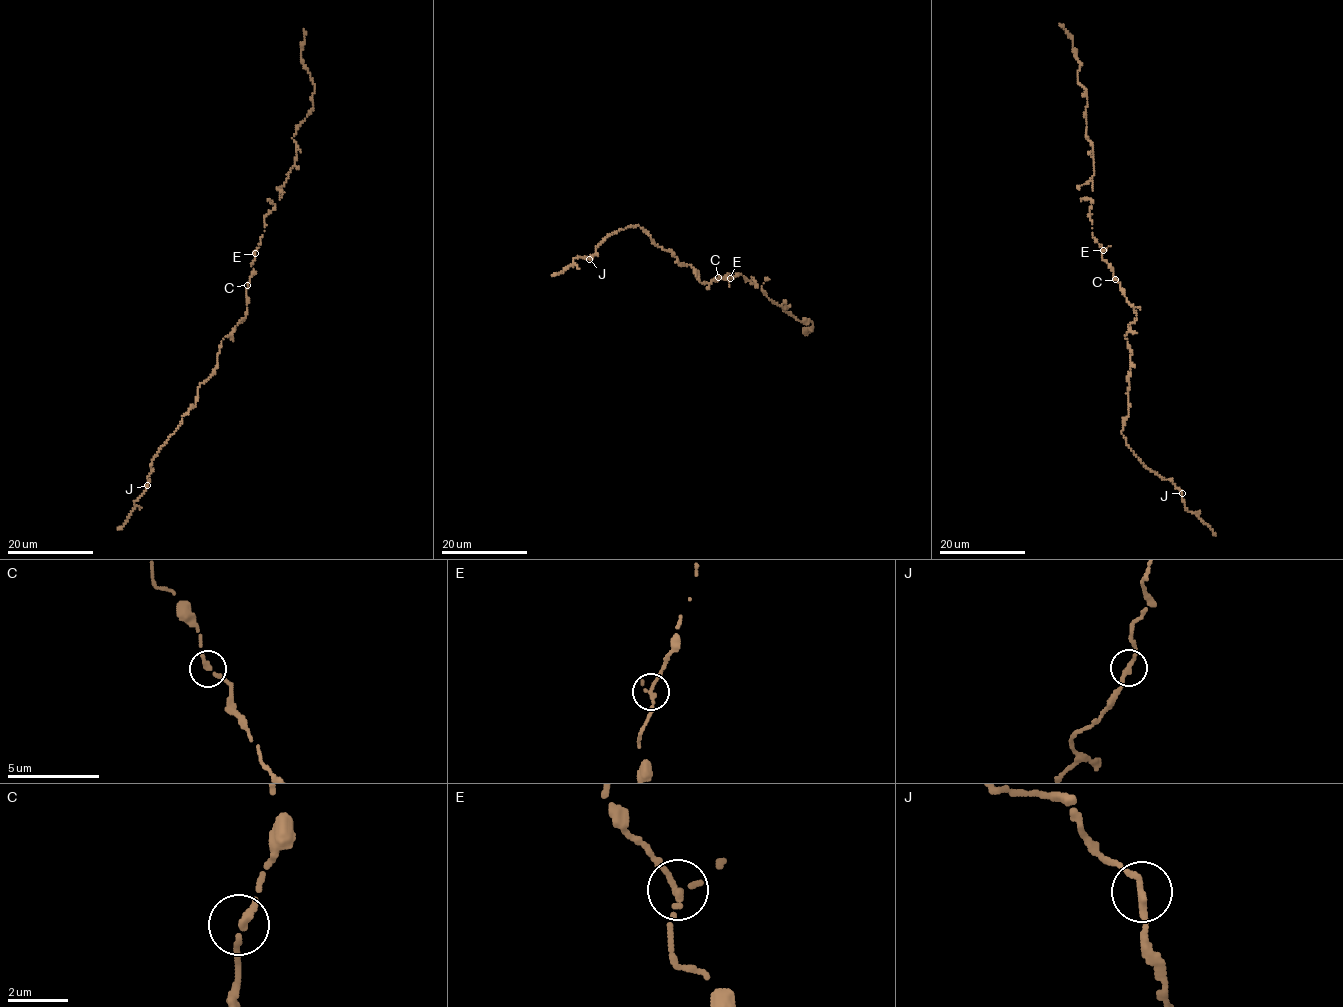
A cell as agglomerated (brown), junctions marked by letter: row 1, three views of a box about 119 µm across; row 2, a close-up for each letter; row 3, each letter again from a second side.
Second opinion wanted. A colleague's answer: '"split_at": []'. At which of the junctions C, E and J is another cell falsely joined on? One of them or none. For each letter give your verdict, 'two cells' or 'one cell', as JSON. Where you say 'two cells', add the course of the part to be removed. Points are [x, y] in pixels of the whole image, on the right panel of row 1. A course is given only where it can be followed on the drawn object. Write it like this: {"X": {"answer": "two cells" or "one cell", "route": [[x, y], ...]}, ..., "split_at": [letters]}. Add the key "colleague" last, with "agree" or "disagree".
{"C": {"answer": "one cell"}, "E": {"answer": "one cell"}, "J": {"answer": "one cell"}, "split_at": [], "colleague": "agree"}

